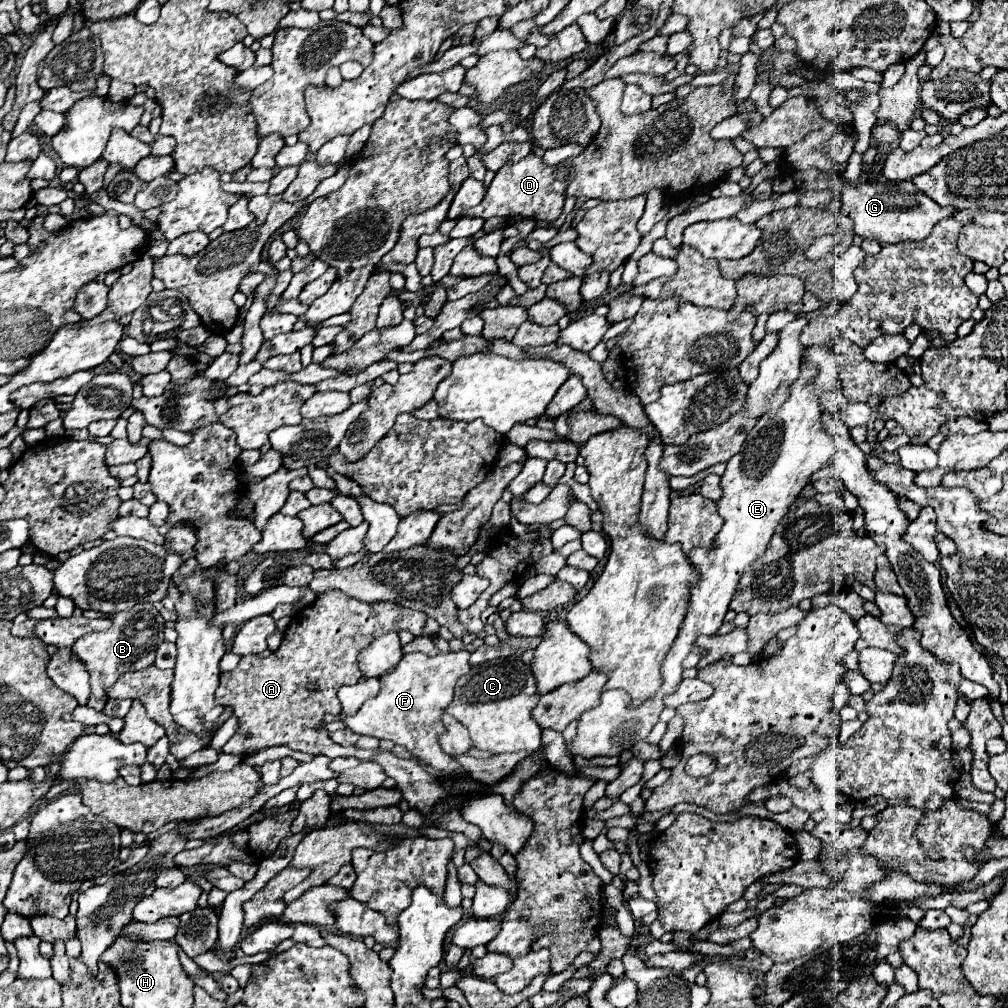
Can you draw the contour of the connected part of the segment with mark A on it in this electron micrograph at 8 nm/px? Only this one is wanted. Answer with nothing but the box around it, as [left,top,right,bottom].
[216,590,426,760]

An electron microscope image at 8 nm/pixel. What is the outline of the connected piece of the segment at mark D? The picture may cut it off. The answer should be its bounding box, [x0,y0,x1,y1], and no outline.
[464,154,568,222]

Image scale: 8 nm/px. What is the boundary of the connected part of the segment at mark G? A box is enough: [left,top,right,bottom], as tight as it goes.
[842,180,958,244]

